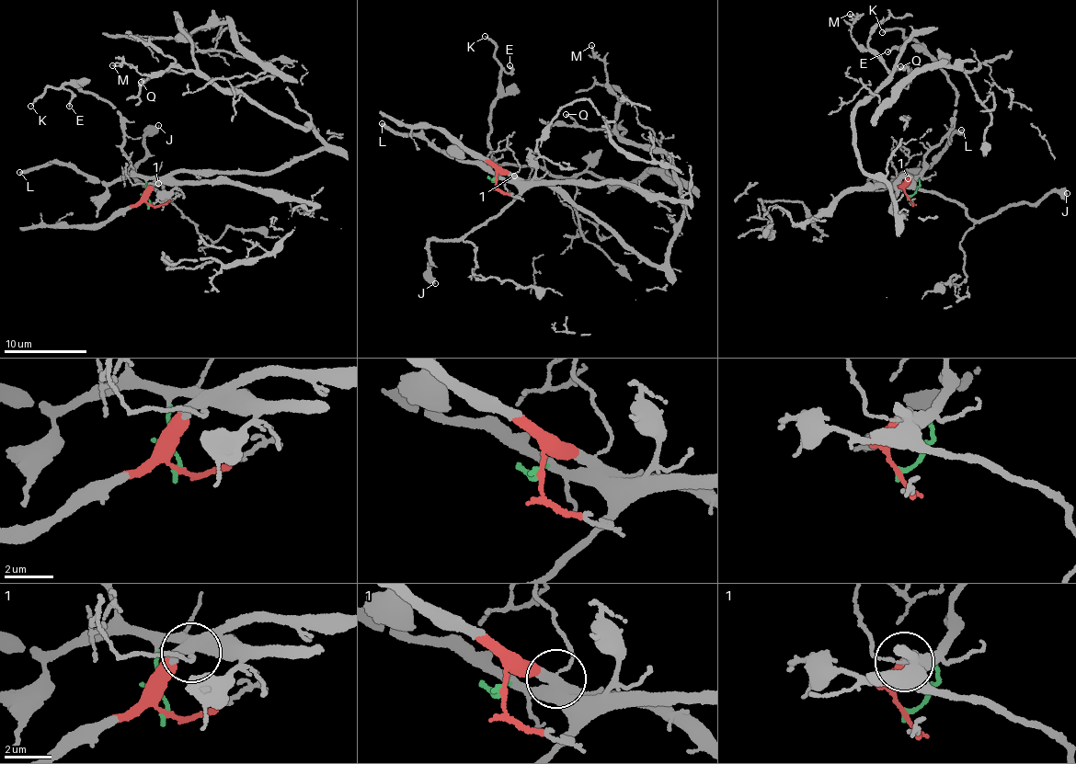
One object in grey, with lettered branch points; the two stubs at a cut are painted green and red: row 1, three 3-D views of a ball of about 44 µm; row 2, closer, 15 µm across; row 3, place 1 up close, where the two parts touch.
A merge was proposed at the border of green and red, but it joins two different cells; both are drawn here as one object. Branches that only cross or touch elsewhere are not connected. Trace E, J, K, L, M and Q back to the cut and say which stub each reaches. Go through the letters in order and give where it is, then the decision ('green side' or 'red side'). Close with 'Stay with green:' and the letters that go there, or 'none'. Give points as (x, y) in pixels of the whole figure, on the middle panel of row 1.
E: at (509, 65); green side
J: at (435, 283); green side
K: at (485, 36); green side
L: at (382, 123); green side
M: at (591, 45); red side
Q: at (566, 114); red side
Stay with green: E, J, K, L

